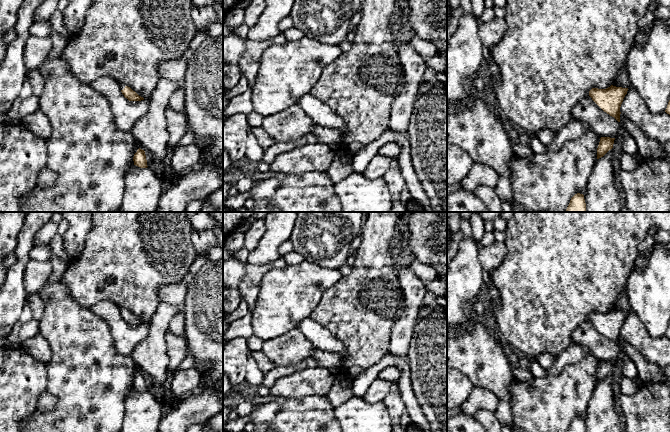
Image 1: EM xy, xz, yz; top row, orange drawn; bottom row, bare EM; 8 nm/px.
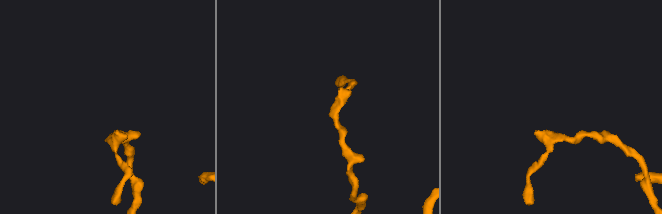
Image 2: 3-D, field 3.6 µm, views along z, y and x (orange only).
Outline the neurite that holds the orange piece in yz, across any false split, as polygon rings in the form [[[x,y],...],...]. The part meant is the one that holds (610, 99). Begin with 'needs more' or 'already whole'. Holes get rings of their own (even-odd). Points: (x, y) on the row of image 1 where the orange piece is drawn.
already whole; [[[611,85],[606,89],[592,88],[589,96],[607,114],[620,122],[620,107],[628,88]]]

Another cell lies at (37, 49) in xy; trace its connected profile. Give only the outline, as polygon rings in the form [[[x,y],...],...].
[[[29,37],[25,44],[25,66],[28,69],[37,68],[49,57],[52,49],[53,43],[50,37]]]

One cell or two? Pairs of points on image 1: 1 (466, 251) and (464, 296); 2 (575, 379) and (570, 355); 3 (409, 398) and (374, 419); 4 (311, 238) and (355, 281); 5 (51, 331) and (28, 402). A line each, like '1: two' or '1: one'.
1: one
2: two
3: two
4: two
5: two

